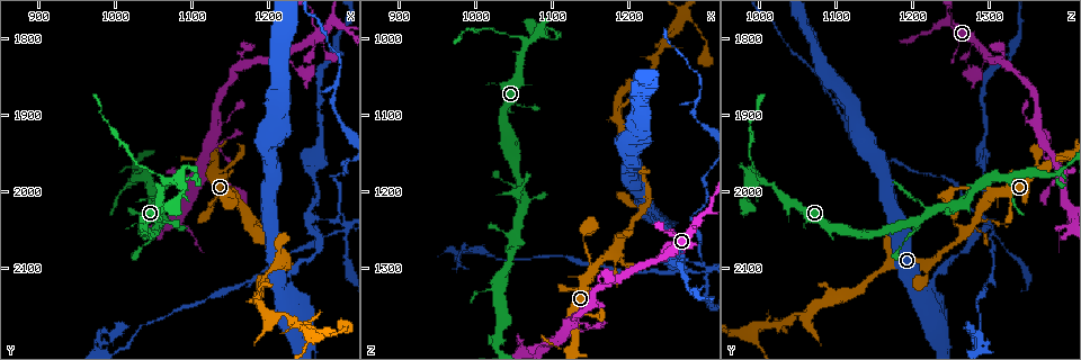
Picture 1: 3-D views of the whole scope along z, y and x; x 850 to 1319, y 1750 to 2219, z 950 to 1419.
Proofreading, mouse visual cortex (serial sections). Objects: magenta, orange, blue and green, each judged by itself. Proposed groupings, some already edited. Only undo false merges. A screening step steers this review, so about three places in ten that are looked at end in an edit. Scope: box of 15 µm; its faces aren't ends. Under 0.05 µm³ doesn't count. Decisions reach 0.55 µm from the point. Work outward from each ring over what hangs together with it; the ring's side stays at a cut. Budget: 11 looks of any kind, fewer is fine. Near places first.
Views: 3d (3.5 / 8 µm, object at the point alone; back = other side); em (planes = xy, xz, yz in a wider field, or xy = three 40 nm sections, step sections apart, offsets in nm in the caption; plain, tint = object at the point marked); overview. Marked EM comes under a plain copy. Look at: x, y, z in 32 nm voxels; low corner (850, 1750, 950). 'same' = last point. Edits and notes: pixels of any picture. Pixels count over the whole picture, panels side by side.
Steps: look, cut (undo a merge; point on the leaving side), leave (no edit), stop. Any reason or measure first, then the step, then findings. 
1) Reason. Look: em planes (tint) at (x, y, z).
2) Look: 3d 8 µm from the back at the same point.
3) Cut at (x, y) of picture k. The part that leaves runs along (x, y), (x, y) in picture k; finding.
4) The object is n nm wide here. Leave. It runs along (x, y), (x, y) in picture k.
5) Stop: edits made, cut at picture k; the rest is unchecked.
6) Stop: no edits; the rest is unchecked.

Branch point. Look: 3d 3.5 µm at (1070, 1985, 1005).

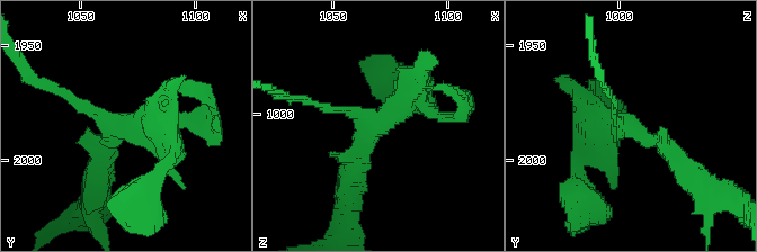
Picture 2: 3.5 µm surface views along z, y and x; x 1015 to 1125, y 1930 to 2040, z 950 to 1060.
Look: em xy step 2 (tint) at (1067, 1985, 1005).

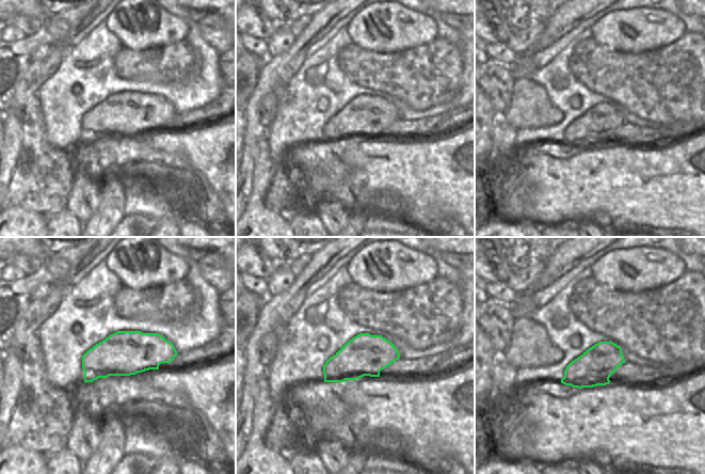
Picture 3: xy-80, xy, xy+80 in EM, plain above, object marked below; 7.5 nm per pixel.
The object is 320 nm wide here. Cut at (64, 92) of picture 2. The part that leaves runs along (94, 111), (32, 80) in picture 2; two cells meet here.

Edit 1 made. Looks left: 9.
See it whole again. Look: overview.

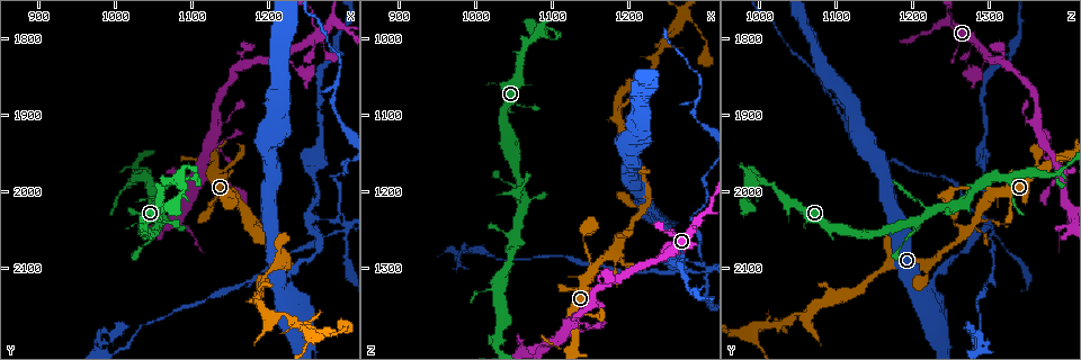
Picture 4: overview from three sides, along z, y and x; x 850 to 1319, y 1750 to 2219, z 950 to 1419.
Look: 3d 3.5 µm at (1060, 2025, 1220).

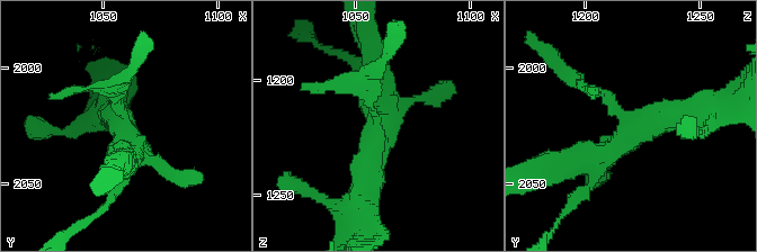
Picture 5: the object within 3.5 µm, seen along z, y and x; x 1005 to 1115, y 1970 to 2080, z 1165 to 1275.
Need the tissue. Look: em xy step 2 (tint) at (1058, 2028, 1220).

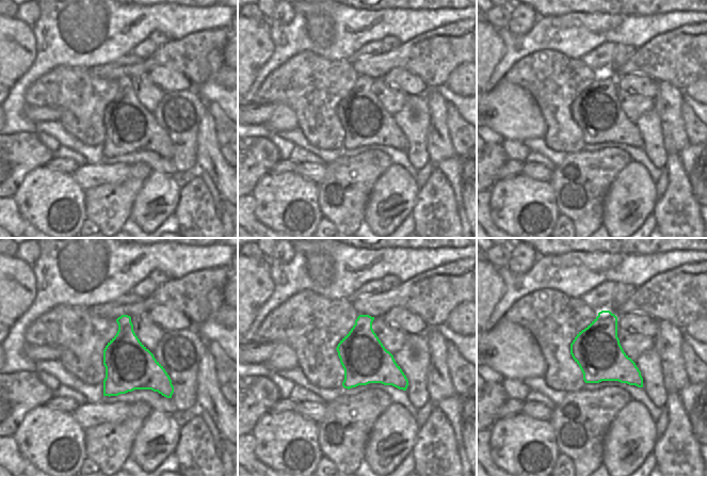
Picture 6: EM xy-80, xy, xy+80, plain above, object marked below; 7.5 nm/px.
Leave. All the same cell.

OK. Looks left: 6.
Abrupt turn. Look: 3d 3.5 µm at (1215, 2130, 1215).

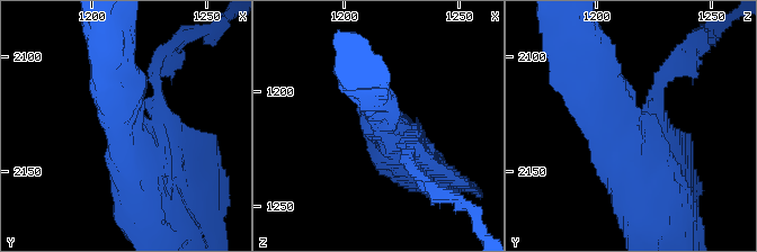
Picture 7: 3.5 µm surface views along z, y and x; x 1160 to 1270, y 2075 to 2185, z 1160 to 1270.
Now the EM. Look: em xy step 5 (tint) at (1216, 2129, 1215).

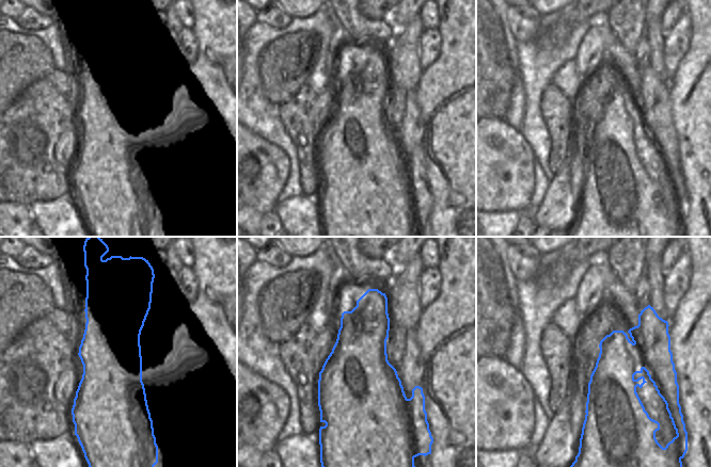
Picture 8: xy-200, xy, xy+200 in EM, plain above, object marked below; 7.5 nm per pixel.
Cut at (674, 60) of picture 7. The part that leaves runs along (655, 91), (680, 50), (704, 29) in picture 7; a second cell is stuck on.

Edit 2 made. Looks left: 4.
Branch point. Look: 3d 3.5 µm at (1220, 1825, 1295).

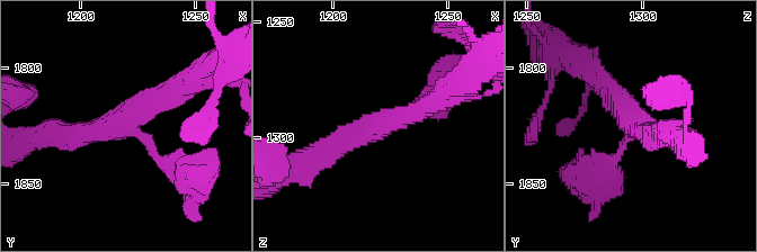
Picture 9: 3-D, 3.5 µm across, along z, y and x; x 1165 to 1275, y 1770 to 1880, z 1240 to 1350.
3 arms meet here; the arms are 150, 300, 350 nm wide; need the tissue. Look: em xy step 2 (tint) at (1220, 1824, 1295).

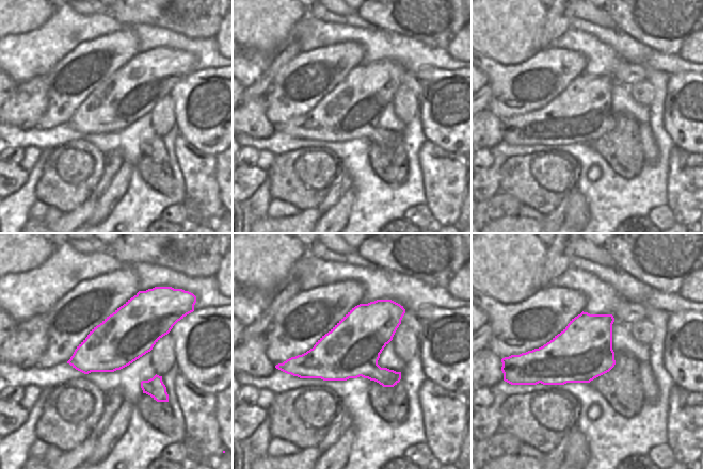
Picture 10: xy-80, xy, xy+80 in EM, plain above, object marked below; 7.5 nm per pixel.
Leave. It runs along (436, 101), (312, 159) in picture 9; all the same cell.

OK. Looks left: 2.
Look: overview.

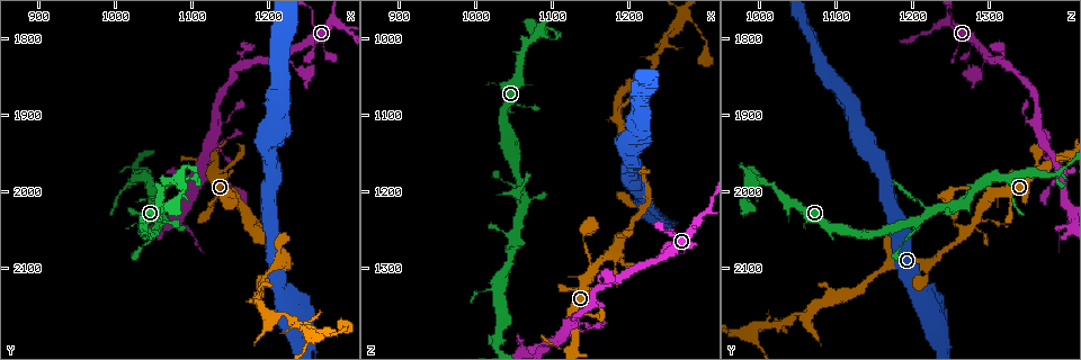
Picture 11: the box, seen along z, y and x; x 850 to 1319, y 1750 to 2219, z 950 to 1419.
Look: 3d 3.5 µm at (1300, 1790, 1225).

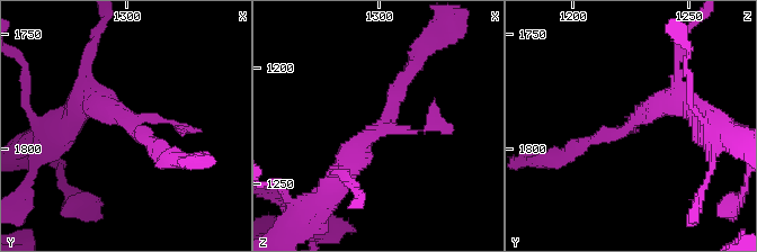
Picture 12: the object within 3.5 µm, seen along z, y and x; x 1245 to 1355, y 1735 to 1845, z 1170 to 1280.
Leave. It runs along (335, 185), (408, 72) in picture 12; continuous, no second cell.

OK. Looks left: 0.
Stop: edits made, cut at picture 2, cut at picture 7; the rest is unchecked.

